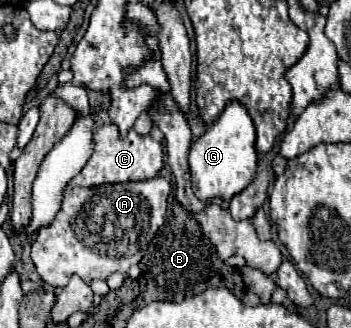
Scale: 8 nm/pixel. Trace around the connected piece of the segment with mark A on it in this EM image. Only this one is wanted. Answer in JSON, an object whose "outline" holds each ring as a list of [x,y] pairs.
{"outline":[[[162,176],[94,188],[68,186],[54,222],[40,230],[32,244],[32,262],[40,278],[48,286],[60,288],[66,286],[74,274],[84,282],[92,282],[94,278],[106,280],[114,272],[126,274],[132,264],[140,262],[144,250],[164,224],[168,194],[170,182]]]}

